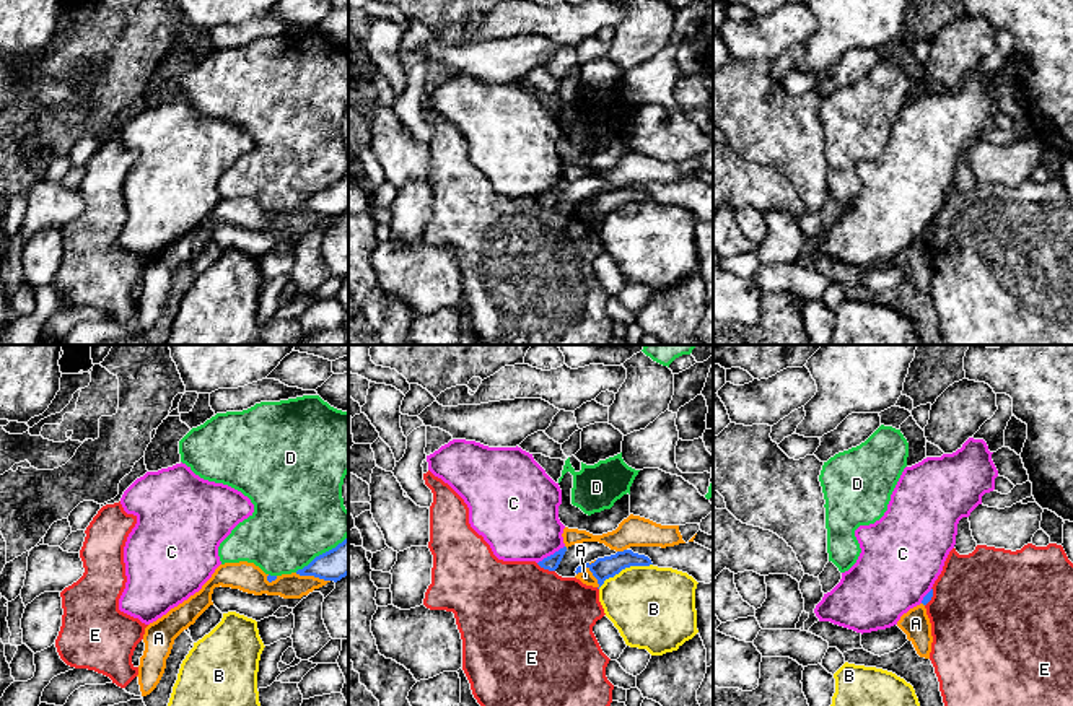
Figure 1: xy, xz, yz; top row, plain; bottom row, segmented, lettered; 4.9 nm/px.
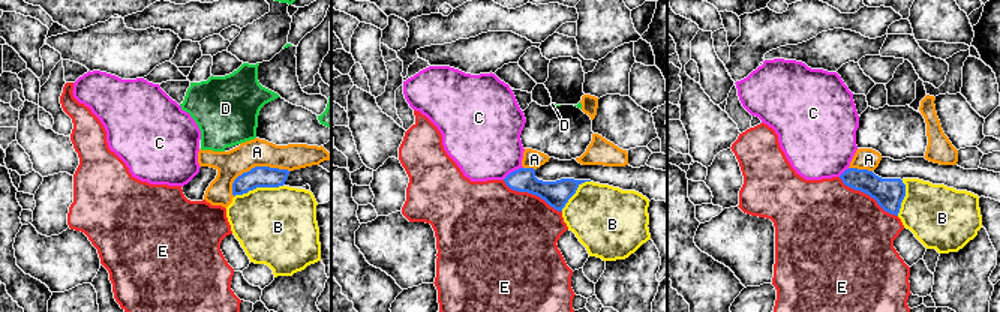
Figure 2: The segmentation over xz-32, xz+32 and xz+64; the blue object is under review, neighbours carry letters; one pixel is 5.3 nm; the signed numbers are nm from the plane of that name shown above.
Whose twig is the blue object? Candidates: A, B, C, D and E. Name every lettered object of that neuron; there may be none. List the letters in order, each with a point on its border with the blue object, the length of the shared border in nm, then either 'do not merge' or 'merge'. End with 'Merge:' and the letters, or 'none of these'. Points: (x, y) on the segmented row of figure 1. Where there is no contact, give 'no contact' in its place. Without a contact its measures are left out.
A: xz (593, 575) | 140 nm | do not merge
B: xz (624, 568) | 300 nm | do not merge
C: xz (551, 555) | 160 nm | merge
D: xy (323, 553) | 320 nm | do not merge
E: xz (546, 568) | 100 nm | do not merge
Merge: C

